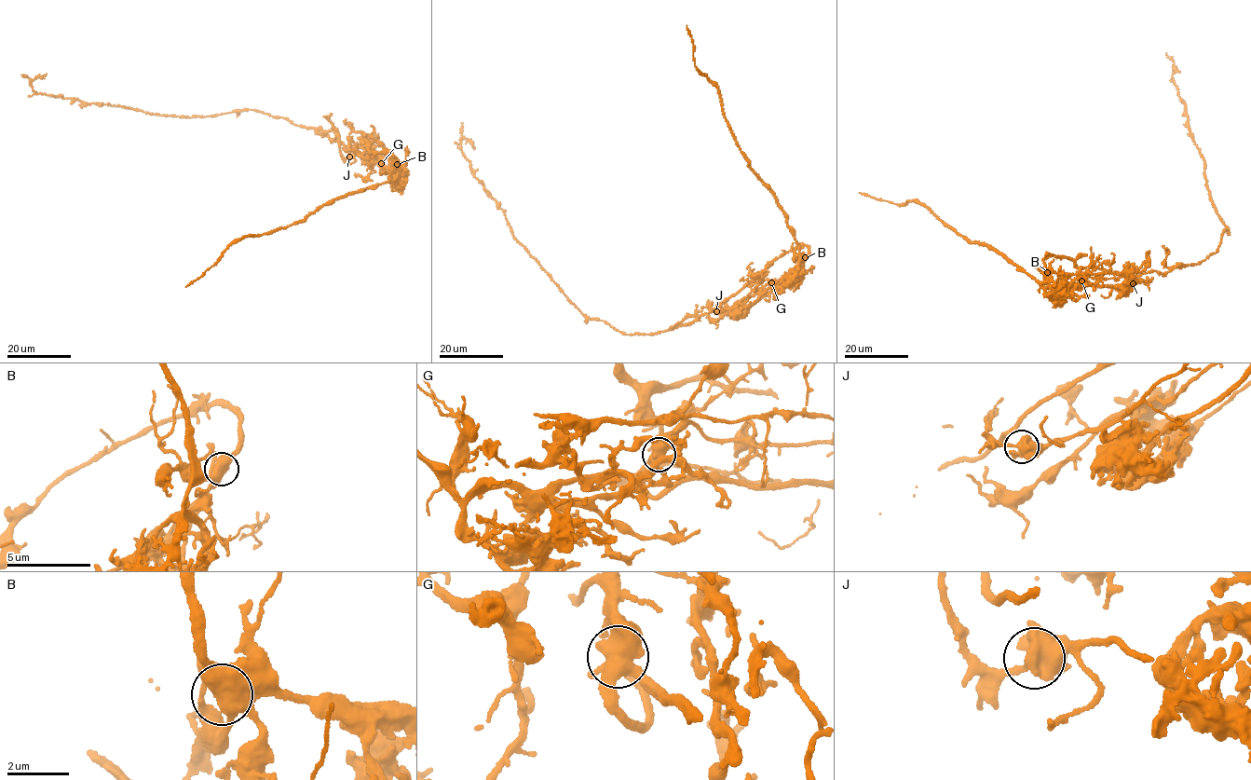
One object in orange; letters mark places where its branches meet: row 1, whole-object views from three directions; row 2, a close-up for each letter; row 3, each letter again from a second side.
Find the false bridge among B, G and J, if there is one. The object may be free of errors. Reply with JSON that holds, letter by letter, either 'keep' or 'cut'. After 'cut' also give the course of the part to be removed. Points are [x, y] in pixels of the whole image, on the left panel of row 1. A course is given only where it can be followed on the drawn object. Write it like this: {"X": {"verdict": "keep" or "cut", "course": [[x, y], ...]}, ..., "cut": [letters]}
{"B": {"verdict": "keep"}, "G": {"verdict": "cut", "course": [[381, 163], [384, 153], [397, 157], [366, 158], [256, 110], [156, 115], [38, 93], [21, 75]]}, "J": {"verdict": "keep"}, "cut": ["G"]}

